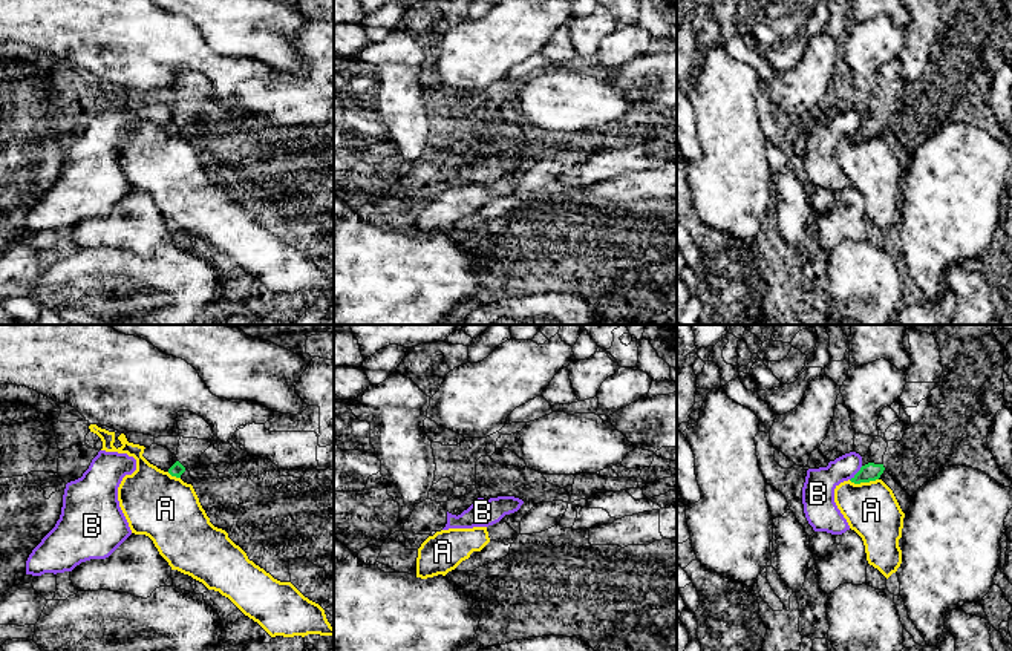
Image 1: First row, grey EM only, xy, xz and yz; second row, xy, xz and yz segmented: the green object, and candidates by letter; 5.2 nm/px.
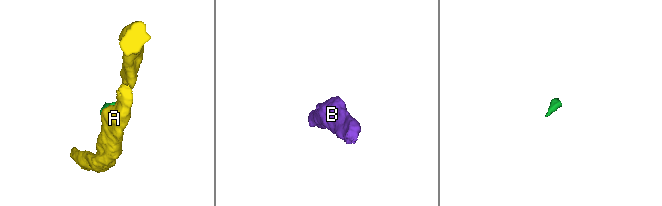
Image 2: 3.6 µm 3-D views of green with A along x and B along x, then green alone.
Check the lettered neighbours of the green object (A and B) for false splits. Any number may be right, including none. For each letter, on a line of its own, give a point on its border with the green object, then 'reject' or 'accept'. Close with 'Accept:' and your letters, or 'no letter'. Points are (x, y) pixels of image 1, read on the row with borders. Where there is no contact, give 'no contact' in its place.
A: contact yz (862, 481); reject
B: contact yz (856, 474); reject
Accept: no letter

